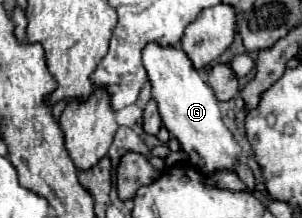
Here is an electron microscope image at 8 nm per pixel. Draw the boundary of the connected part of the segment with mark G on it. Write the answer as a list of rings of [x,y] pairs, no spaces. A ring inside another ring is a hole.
[[[150,43],[142,51],[142,61],[148,71],[148,79],[152,83],[152,95],[154,101],[158,103],[164,127],[180,141],[180,147],[184,149],[188,158],[190,159],[192,151],[197,153],[200,165],[206,173],[214,173],[220,169],[234,171],[242,149],[234,139],[234,135],[224,125],[212,89],[202,79],[202,75],[192,67],[186,53],[178,47],[160,47],[156,43]]]

